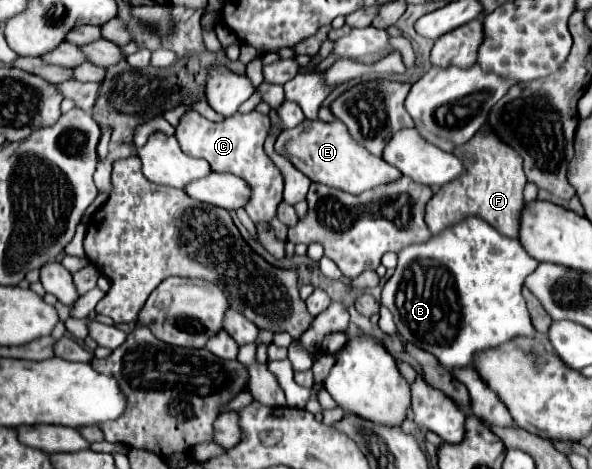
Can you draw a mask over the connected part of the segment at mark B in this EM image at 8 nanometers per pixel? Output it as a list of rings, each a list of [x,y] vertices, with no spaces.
[[[466,217],[466,221],[460,221],[454,229],[446,229],[446,233],[438,233],[438,237],[398,253],[398,267],[382,287],[380,303],[394,315],[394,323],[404,341],[432,353],[446,369],[466,367],[480,349],[498,347],[518,335],[536,335],[526,301],[520,293],[526,275],[536,267],[538,261],[522,249],[518,239],[502,237],[480,217]]]

